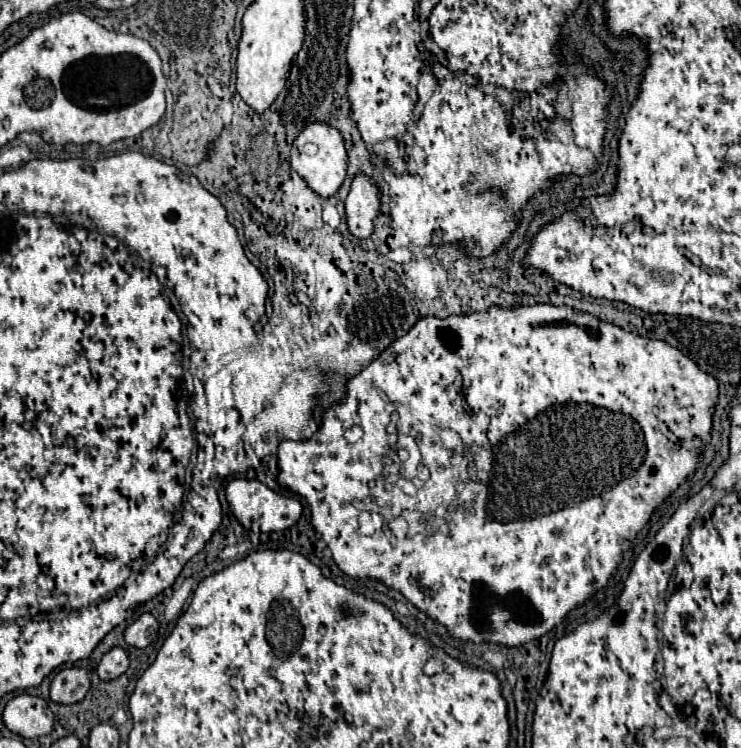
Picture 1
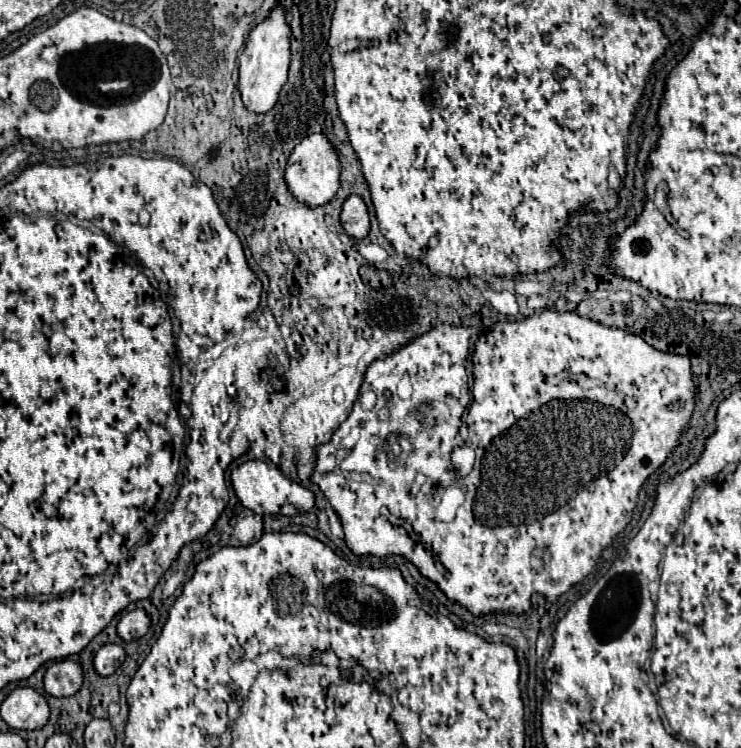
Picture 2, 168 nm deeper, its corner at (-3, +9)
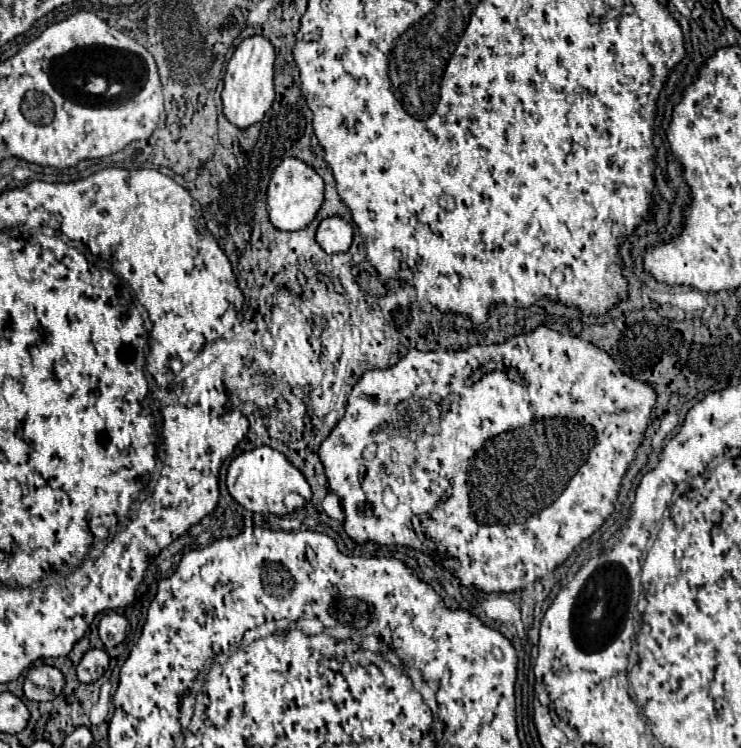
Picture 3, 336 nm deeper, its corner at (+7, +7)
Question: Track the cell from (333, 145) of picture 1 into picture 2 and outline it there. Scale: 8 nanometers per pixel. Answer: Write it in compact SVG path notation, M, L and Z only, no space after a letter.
M321 133L305 137L293 149L285 167L285 183L289 187L289 193L307 207L321 207L335 197L339 189L339 159L335 157L331 143Z

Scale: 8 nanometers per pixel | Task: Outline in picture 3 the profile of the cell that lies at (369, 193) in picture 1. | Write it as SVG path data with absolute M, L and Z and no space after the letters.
M339 215L323 219L319 229L317 229L317 243L327 253L345 253L345 251L349 251L351 239L353 239L353 227L349 225L349 221L345 221Z

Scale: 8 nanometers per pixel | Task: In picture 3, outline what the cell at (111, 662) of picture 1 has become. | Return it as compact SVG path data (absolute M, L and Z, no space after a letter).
M89 649L77 667L77 679L81 683L93 683L101 679L107 667L109 667L109 655L103 649Z

